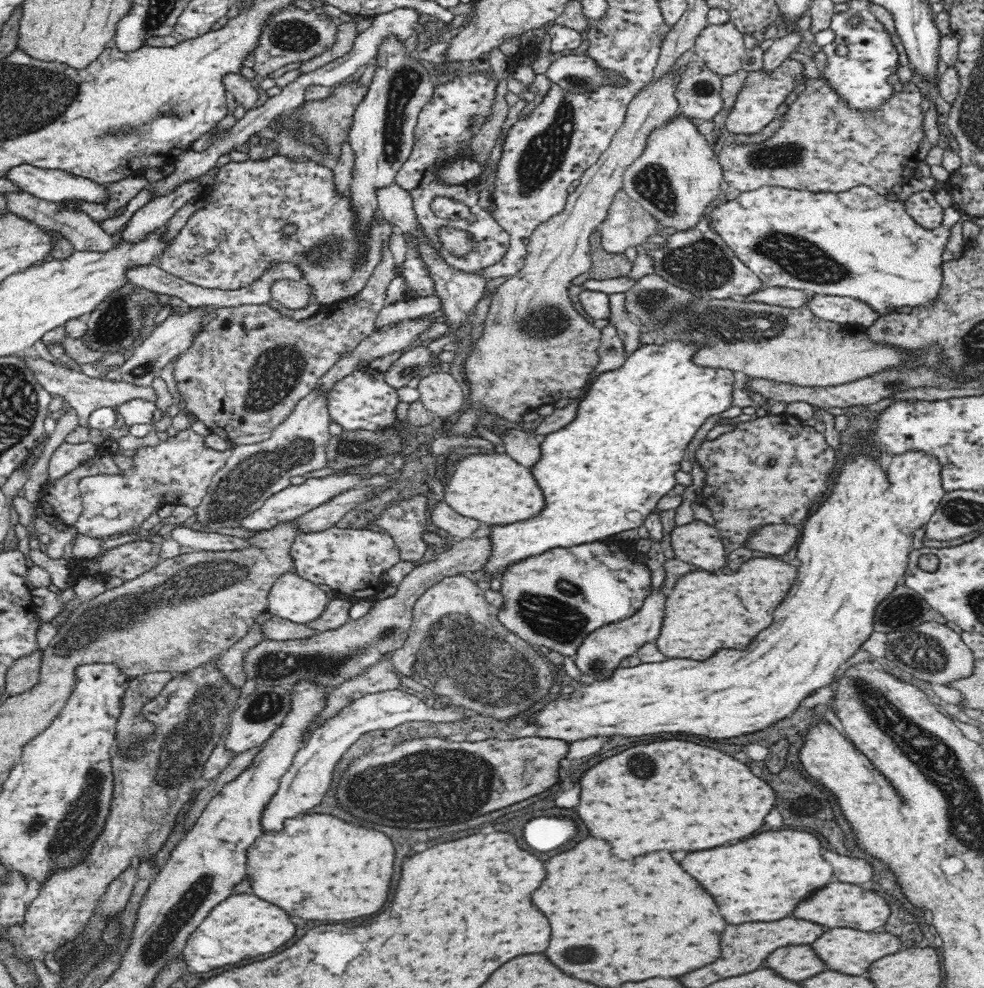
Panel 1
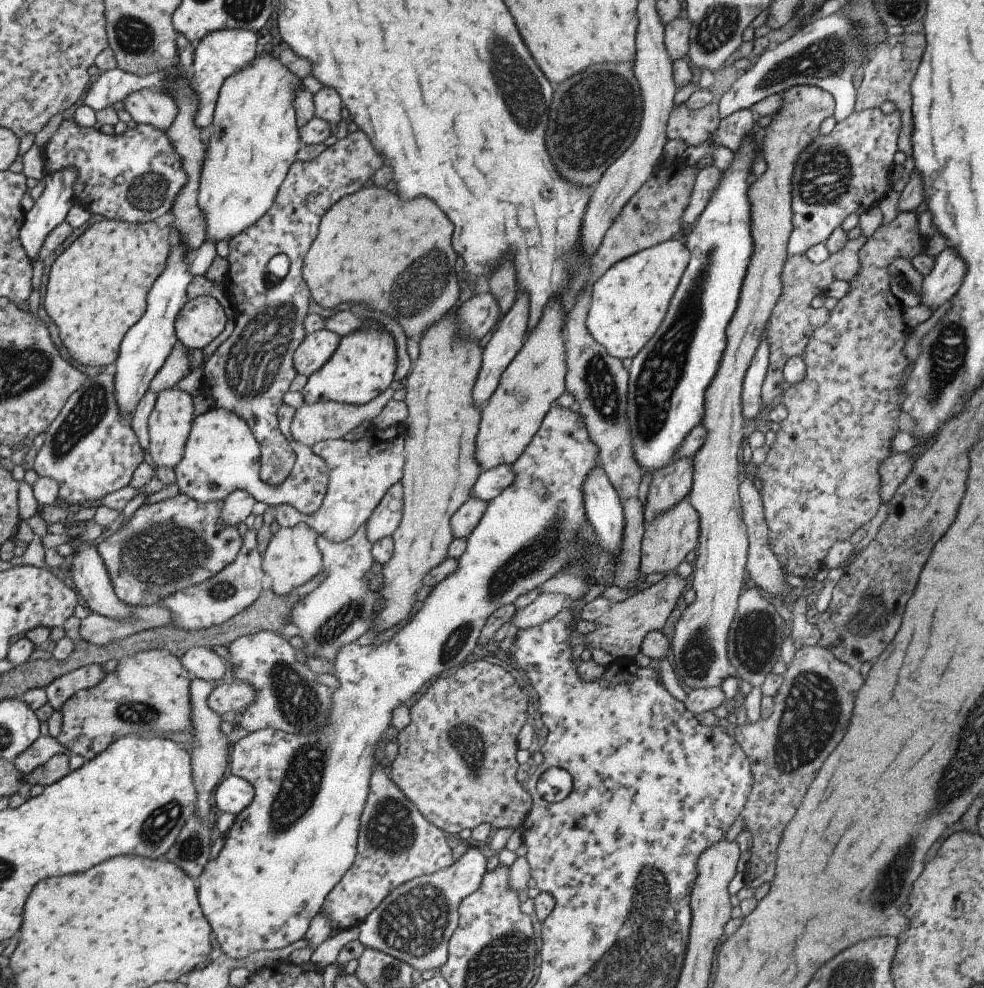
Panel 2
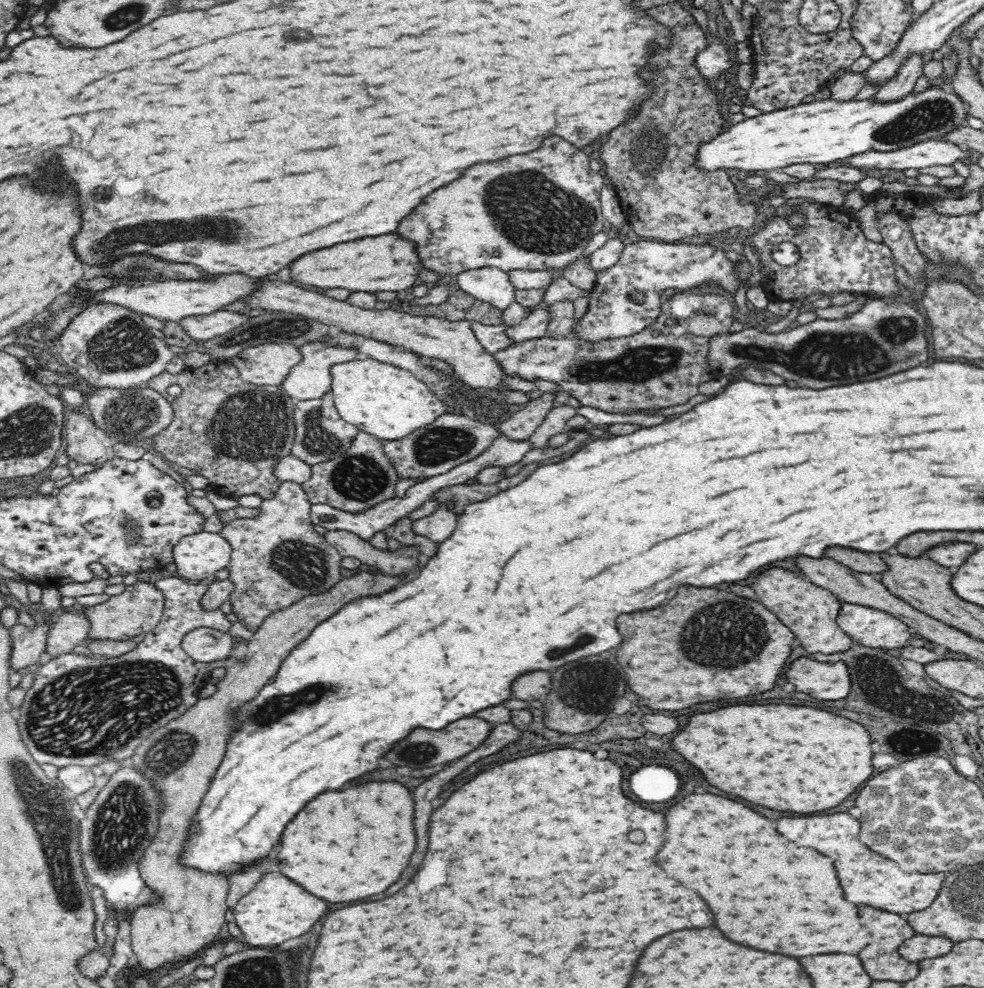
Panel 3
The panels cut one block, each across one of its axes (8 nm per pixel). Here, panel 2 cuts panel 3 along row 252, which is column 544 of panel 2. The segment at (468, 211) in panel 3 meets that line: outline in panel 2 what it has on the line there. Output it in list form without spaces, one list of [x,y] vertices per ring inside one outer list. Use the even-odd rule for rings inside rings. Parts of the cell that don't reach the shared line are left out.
[[[553,404],[548,414],[542,419],[538,432],[536,432],[526,450],[512,464],[515,470],[514,482],[500,496],[487,502],[487,509],[484,511],[480,522],[472,531],[472,534],[467,537],[467,549],[457,560],[456,572],[448,575],[448,578],[445,578],[435,586],[430,597],[424,602],[419,603],[418,610],[408,620],[409,624],[402,628],[392,640],[384,642],[382,646],[360,646],[357,643],[350,643],[341,646],[337,650],[334,666],[336,672],[334,674],[339,680],[340,688],[332,690],[331,714],[326,724],[320,729],[313,731],[310,735],[295,735],[272,729],[259,730],[254,733],[248,733],[232,747],[229,755],[232,775],[247,780],[254,787],[255,797],[241,813],[237,814],[234,824],[227,832],[228,835],[222,850],[214,860],[206,863],[202,874],[196,879],[200,906],[202,906],[204,916],[206,916],[210,923],[214,938],[226,956],[230,956],[231,959],[243,959],[250,953],[276,951],[304,938],[311,920],[321,911],[328,893],[340,882],[340,879],[346,874],[346,871],[352,866],[356,858],[360,817],[362,816],[368,796],[372,767],[375,765],[375,758],[378,757],[378,752],[380,752],[382,742],[384,742],[384,730],[390,726],[392,710],[398,704],[410,700],[420,688],[424,688],[433,678],[447,674],[450,668],[454,666],[458,667],[458,664],[476,648],[484,623],[487,621],[488,616],[497,608],[505,604],[514,603],[521,594],[542,586],[544,582],[553,577],[561,568],[564,568],[564,565],[574,557],[580,555],[583,561],[589,562],[590,550],[580,551],[577,548],[575,538],[576,531],[587,519],[583,503],[583,482],[595,469],[595,466],[598,464],[598,458],[599,450],[590,438],[583,422],[583,416],[578,412],[577,407],[565,409]]]

